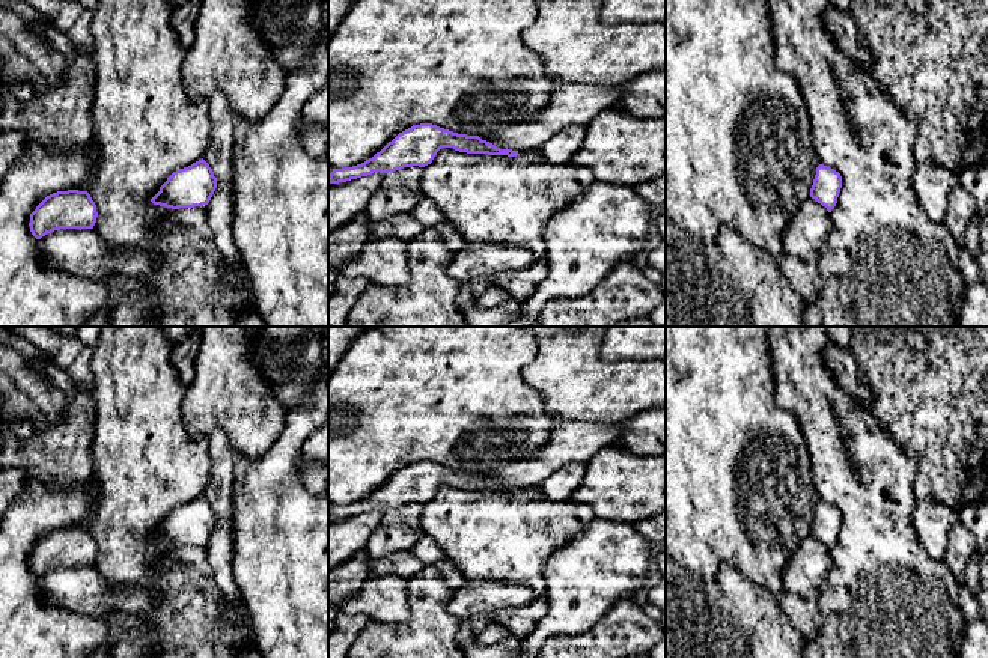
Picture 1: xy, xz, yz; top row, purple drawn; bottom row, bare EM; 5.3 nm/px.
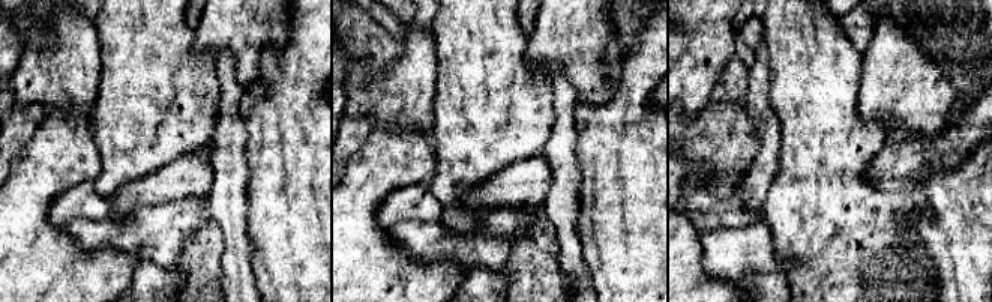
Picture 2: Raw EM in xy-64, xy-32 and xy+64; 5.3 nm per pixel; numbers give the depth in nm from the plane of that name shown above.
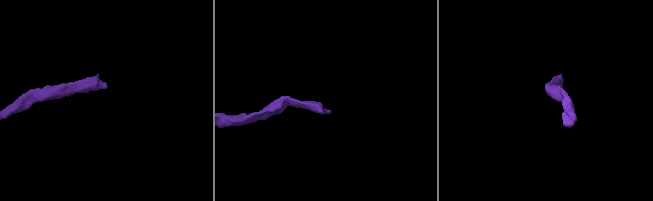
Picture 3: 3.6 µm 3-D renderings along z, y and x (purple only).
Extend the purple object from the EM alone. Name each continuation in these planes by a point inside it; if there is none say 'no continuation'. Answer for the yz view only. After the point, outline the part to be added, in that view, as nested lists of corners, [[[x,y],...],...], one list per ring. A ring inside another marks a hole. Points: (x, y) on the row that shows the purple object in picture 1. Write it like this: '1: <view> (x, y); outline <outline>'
no continuation

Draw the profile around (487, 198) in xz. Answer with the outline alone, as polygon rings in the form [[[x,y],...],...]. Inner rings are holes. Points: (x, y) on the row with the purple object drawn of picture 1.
[[[441,148],[423,167],[422,191],[467,242],[496,242],[529,247],[536,260],[545,260],[545,226],[560,209],[595,182],[589,169],[574,164],[550,164],[539,152],[517,157],[467,154]]]

